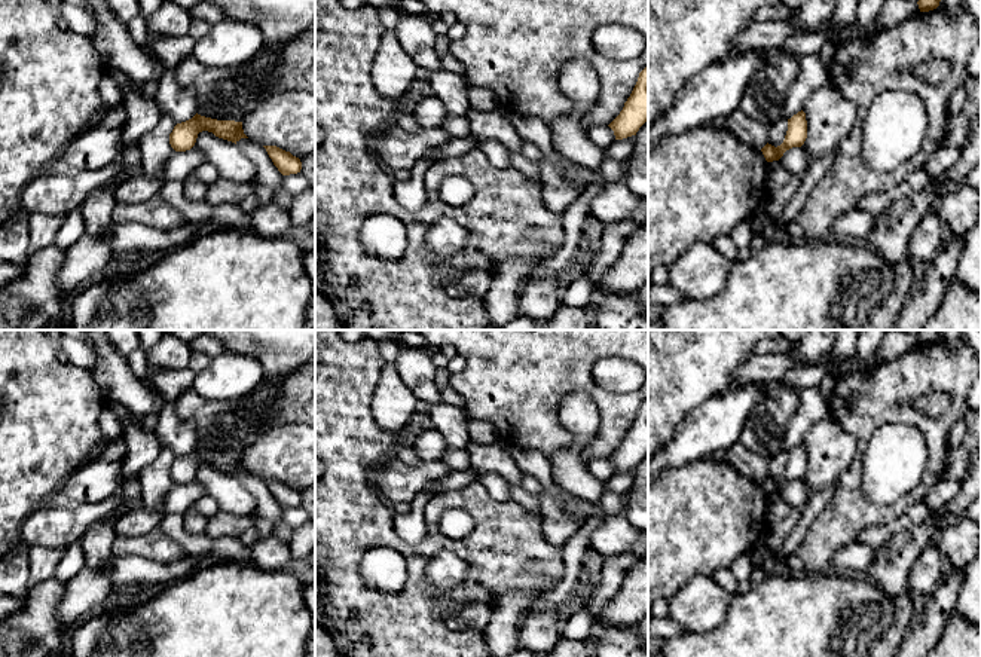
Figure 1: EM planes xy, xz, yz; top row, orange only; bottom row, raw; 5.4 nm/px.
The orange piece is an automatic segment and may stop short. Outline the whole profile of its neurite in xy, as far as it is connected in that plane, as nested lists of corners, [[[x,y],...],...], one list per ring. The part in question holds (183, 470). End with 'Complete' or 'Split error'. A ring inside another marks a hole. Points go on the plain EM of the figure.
[[[195,447],[192,452],[177,456],[169,467],[169,477],[175,485],[190,483],[202,464],[213,465],[216,470],[238,476],[241,471],[248,471],[244,467],[242,455],[217,453]]]. Complete

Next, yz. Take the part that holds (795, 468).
[[[801,443],[788,452],[788,464],[780,479],[765,477],[761,485],[767,495],[779,493],[792,480],[801,480],[807,471],[806,446]]]. Complete

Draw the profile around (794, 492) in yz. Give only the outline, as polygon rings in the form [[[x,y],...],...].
[[[803,480],[786,483],[779,495],[791,505],[791,508],[804,505],[809,498]]]

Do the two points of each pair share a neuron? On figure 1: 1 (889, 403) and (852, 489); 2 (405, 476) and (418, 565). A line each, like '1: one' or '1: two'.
1: one
2: two

